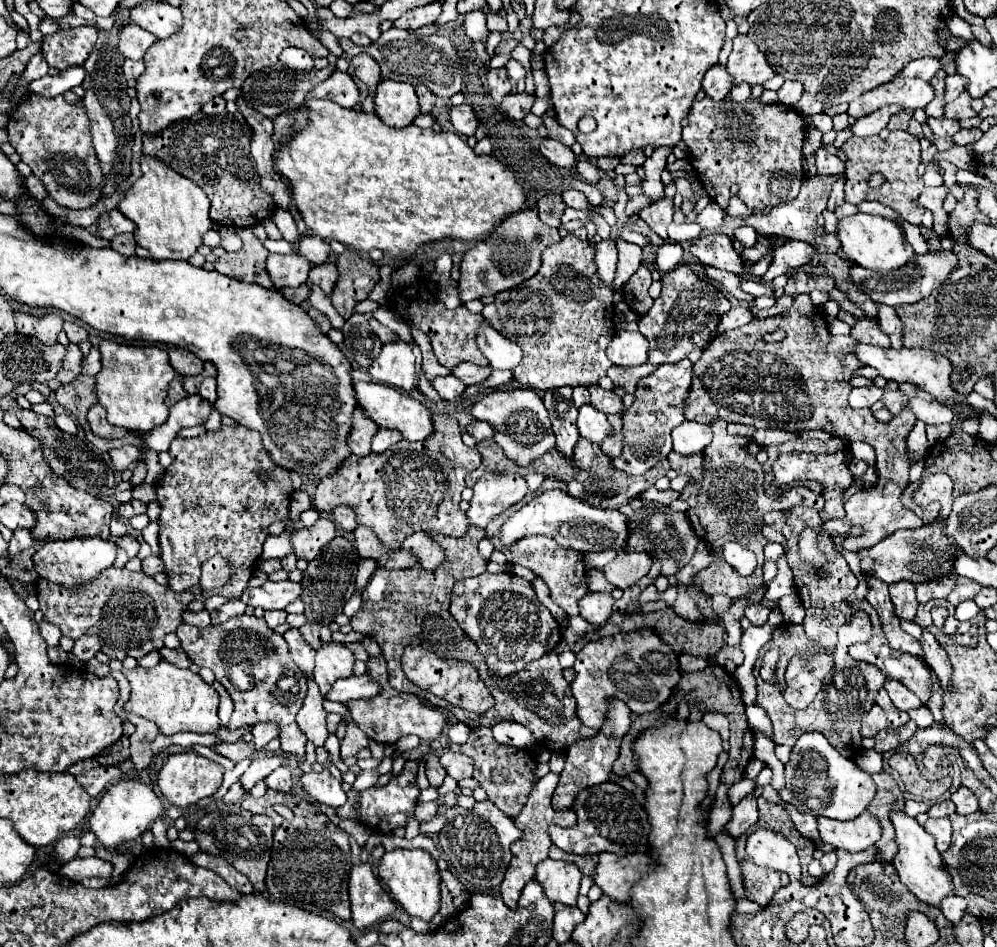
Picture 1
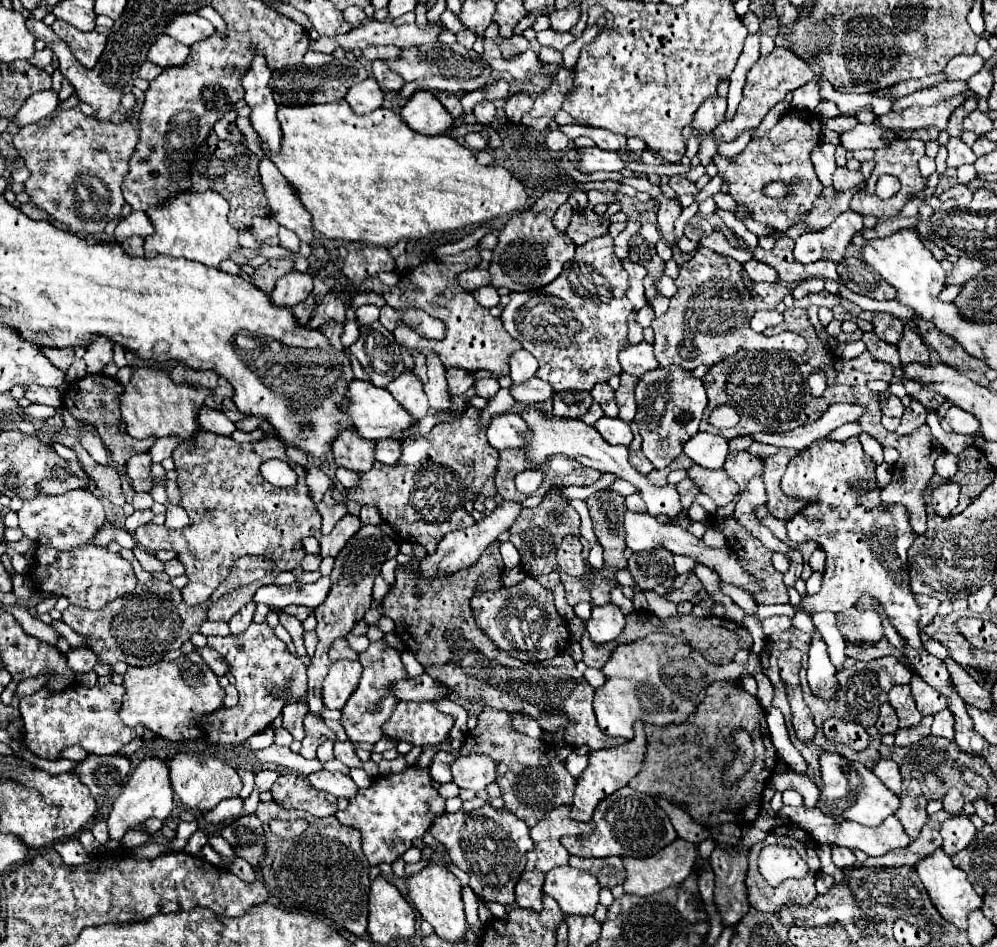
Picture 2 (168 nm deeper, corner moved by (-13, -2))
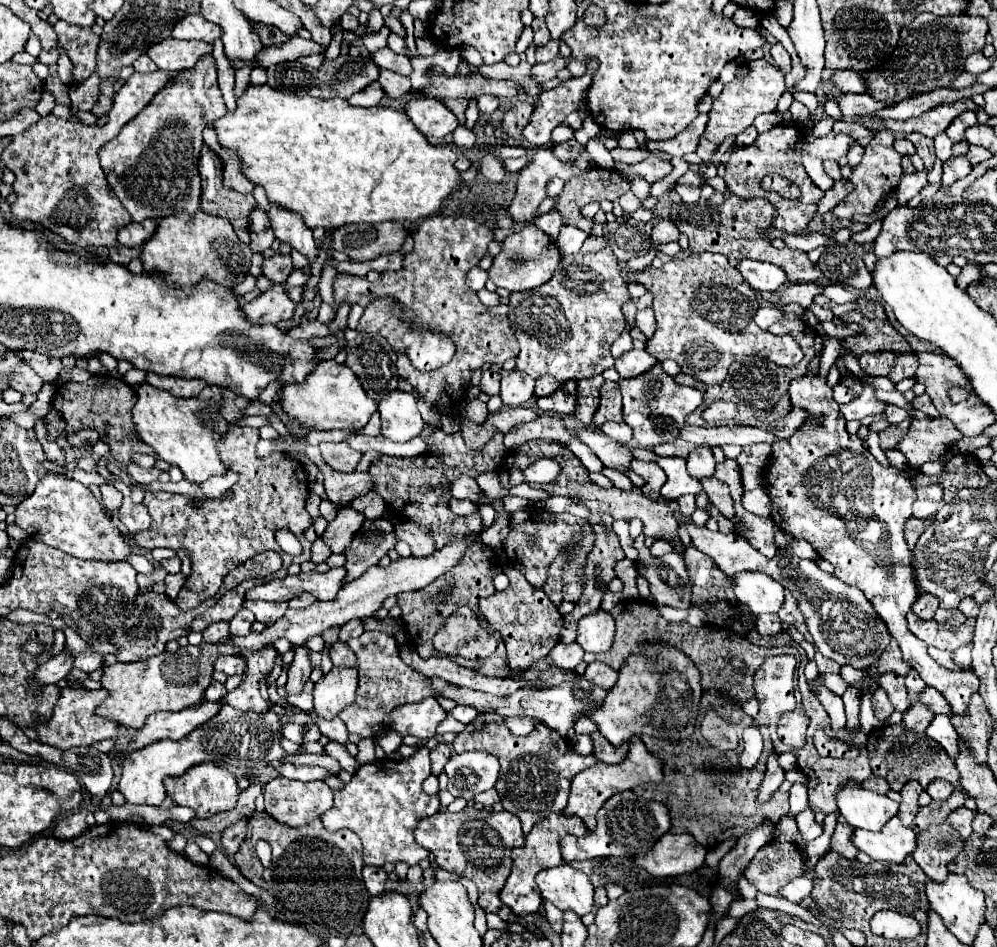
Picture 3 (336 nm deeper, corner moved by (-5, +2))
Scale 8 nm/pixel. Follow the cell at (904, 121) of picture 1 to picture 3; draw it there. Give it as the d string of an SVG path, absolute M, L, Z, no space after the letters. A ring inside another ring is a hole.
M908 134L906 138L914 144L916 154L924 160L926 170L932 170L932 166L934 166L934 162L936 162L936 154L934 154L934 140L930 140L930 138L922 138L922 134Z

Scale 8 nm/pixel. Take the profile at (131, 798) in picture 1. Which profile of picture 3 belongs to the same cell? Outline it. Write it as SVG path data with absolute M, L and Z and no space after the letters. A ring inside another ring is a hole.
M224 704L214 718L210 718L206 724L186 734L182 740L166 738L136 752L130 752L122 764L122 778L118 790L124 794L126 802L130 804L160 806L166 796L164 778L168 776L178 778L186 770L202 762L218 762L218 766L226 766L238 778L240 776L256 778L260 776L264 766L270 766L272 762L280 762L282 758L290 756L280 744L282 738L284 738L282 720L276 712L268 710L266 714L258 716L232 708L230 704Z

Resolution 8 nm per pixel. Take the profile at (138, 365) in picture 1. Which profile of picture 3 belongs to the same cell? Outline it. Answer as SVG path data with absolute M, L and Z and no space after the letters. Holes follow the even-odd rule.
M148 384L138 390L138 402L134 406L134 424L138 438L152 446L152 450L170 466L178 466L184 478L192 484L202 484L210 476L224 476L226 466L218 456L216 442L230 430L230 424L220 414L222 388L206 386L202 396L174 398L170 392L162 392Z

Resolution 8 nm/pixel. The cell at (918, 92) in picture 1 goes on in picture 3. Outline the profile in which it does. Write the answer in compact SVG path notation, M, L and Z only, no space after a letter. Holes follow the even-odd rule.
M958 100L954 104L944 104L938 108L932 108L930 112L922 114L920 118L910 118L910 120L884 120L884 126L896 134L910 134L918 132L924 134L926 138L936 138L936 134L944 132L954 118L958 118L962 112L972 110L976 112L978 106L972 100Z

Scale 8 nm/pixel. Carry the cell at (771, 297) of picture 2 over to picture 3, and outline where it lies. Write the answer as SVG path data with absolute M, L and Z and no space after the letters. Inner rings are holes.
M798 282L798 284L792 284L788 288L782 288L776 292L776 296L780 298L780 302L776 302L776 298L772 296L774 304L800 304L802 308L810 308L814 298L822 294L822 286L816 284L816 282Z

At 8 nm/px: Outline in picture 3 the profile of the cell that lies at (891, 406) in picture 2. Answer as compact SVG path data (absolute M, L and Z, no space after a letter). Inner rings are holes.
M890 404L890 406L886 408L884 416L886 416L886 420L888 420L890 424L900 424L902 420L908 418L908 412L902 410L902 408L898 408L898 406L894 406L894 404Z

